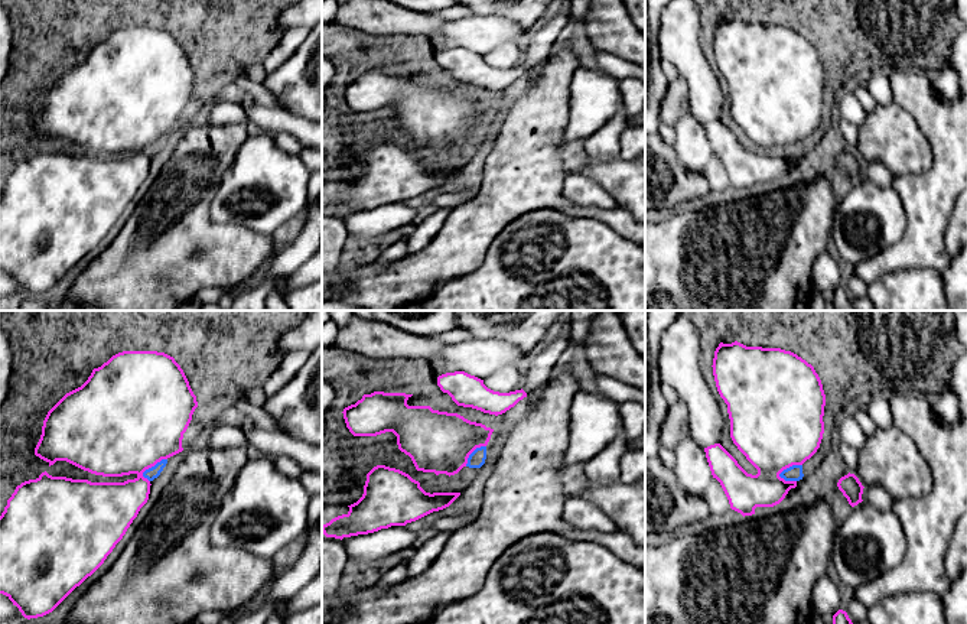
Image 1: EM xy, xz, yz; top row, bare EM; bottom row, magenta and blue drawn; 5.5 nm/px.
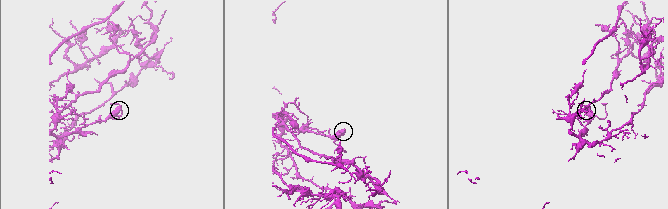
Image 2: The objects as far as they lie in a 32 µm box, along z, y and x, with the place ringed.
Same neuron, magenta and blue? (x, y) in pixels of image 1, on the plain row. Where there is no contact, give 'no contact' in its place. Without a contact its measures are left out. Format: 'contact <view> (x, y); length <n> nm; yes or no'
contact yz (790, 142); length 150 nm; no

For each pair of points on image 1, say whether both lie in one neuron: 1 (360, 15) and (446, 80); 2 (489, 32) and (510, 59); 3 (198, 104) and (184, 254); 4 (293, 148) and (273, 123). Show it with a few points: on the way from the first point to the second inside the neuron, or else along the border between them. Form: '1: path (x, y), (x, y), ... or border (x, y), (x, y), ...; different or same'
1: border (352, 28), (375, 35), (419, 35); different
2: border (514, 42), (497, 45), (482, 55); different
3: border (194, 120), (184, 126); different
4: border (273, 133), (289, 132), (302, 148); different

